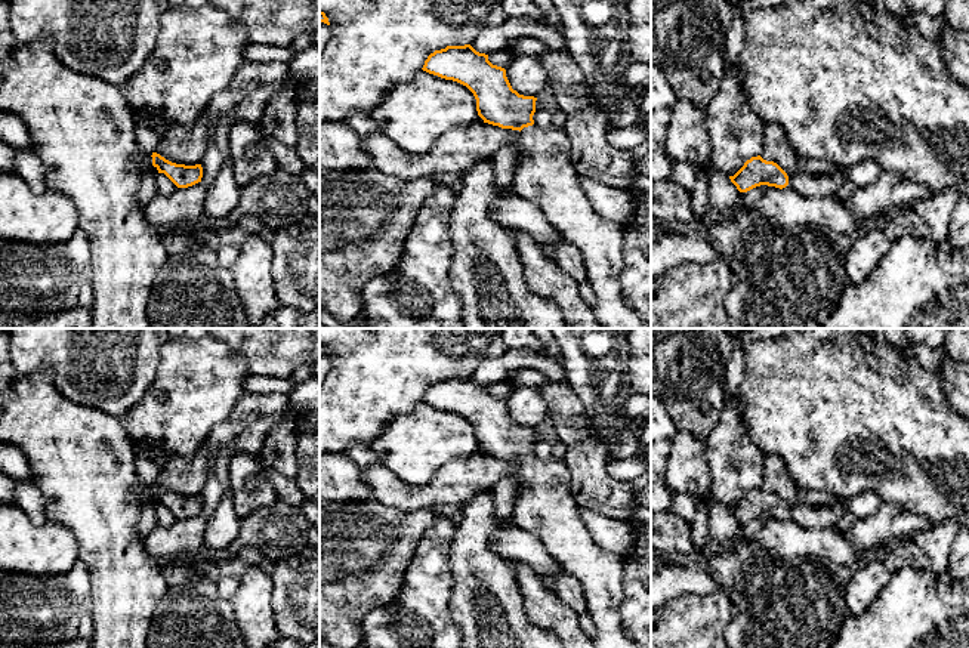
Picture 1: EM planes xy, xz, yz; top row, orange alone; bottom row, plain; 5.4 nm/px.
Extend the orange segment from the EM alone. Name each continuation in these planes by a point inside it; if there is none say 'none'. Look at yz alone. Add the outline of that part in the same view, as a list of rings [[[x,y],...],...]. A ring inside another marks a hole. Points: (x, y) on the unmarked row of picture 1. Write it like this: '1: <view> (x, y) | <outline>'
none

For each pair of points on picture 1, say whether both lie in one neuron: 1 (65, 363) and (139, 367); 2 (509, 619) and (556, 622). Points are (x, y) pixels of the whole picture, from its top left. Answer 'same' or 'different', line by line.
1: same
2: different

